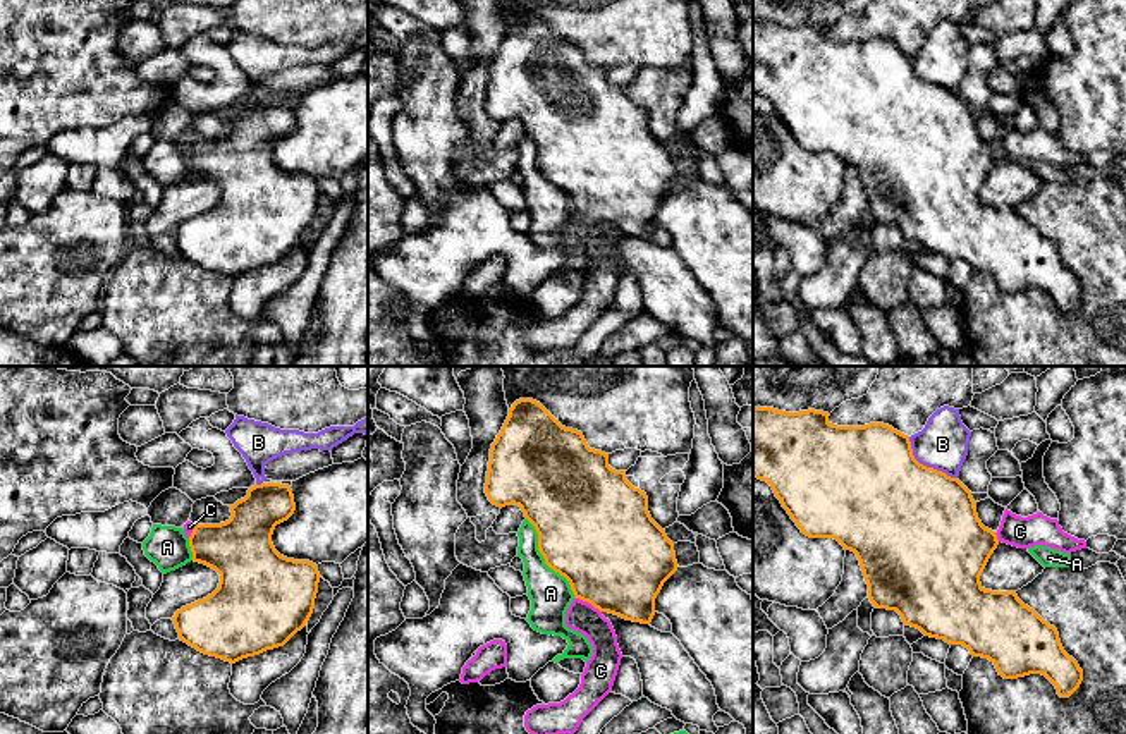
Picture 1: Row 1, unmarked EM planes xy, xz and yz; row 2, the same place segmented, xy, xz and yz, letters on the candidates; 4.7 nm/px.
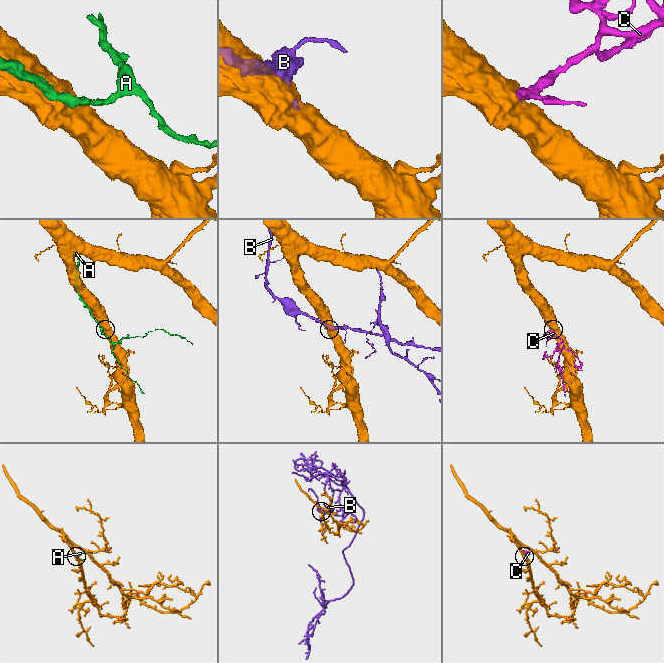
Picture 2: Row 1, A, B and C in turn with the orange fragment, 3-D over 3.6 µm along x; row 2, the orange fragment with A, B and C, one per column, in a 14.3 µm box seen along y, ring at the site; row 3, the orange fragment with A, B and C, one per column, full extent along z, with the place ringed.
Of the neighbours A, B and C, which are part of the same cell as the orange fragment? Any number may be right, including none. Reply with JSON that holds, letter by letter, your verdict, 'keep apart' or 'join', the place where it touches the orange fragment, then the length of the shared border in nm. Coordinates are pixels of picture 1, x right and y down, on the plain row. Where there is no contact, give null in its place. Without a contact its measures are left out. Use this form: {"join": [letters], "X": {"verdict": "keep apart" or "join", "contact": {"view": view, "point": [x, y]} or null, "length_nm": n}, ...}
{"join": ["C"], "A": {"verdict": "keep apart", "contact": {"view": "xz", "point": [544, 172]}, "length_nm": 440}, "B": {"verdict": "keep apart", "contact": {"view": "yz", "point": [925, 81]}, "length_nm": 300}, "C": {"verdict": "join", "contact": {"view": "xz", "point": [588, 217]}, "length_nm": 150}}

